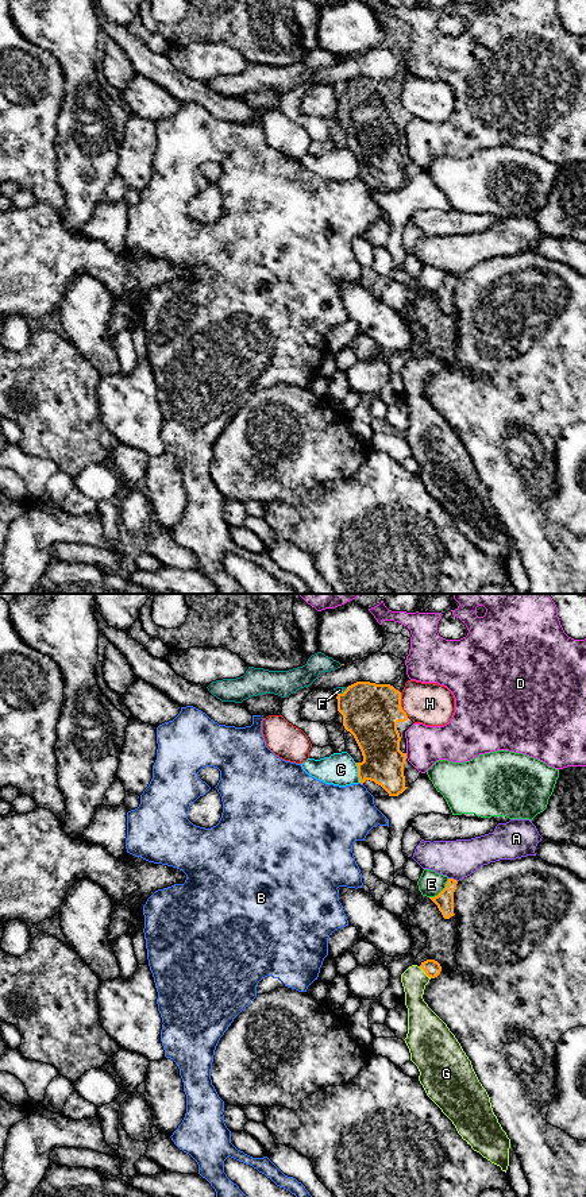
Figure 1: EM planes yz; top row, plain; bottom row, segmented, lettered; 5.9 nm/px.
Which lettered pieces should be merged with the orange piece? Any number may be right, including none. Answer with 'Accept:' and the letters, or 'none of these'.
Accept: G

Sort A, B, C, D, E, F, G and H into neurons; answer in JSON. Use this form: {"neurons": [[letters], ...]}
{"neurons": [["A"], ["B"], ["C"], ["D"], ["E"], ["F"], ["G"], ["H"]]}

